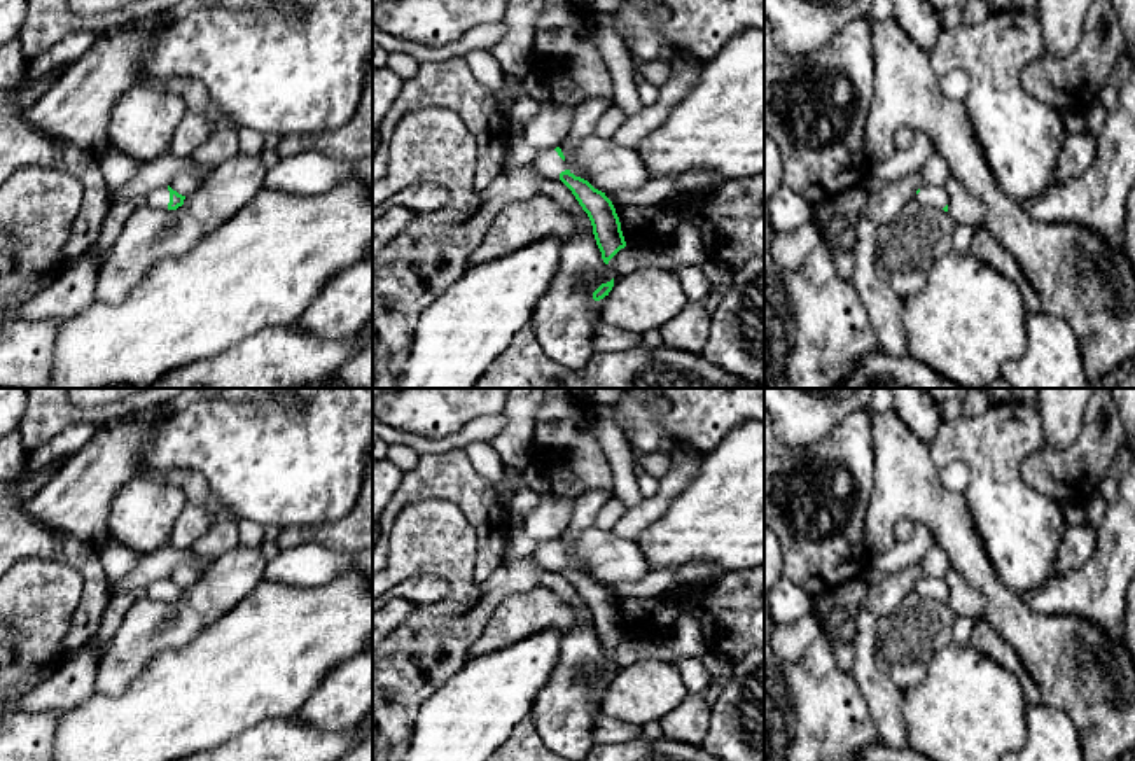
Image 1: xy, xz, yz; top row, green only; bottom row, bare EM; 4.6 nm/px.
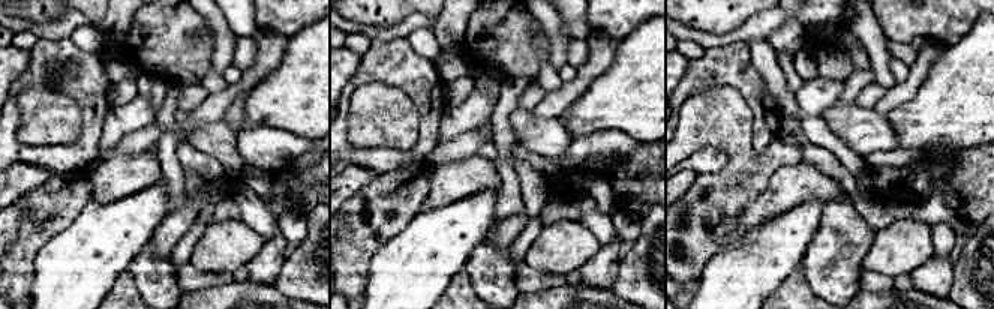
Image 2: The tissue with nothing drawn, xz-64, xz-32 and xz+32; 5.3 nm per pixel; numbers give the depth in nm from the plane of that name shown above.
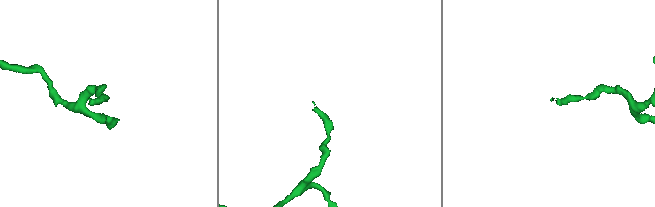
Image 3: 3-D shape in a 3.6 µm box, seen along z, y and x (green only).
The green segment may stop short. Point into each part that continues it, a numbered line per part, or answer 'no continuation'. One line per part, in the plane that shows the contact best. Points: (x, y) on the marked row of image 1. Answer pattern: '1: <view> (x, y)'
1: xy (158, 198)

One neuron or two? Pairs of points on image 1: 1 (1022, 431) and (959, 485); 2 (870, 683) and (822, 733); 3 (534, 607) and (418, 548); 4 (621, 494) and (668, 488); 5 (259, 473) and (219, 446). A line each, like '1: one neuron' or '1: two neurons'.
1: two neurons
2: two neurons
3: two neurons
4: two neurons
5: one neuron

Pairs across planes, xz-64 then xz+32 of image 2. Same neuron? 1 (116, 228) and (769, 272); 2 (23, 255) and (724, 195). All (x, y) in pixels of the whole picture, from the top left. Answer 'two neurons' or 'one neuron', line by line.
1: one neuron
2: one neuron

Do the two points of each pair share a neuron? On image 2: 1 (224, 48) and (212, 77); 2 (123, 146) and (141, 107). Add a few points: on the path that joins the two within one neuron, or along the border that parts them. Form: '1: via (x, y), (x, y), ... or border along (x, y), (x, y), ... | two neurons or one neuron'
1: border along (212, 65), (221, 74) | two neurons
2: border along (153, 120), (134, 129), (101, 153) | two neurons

